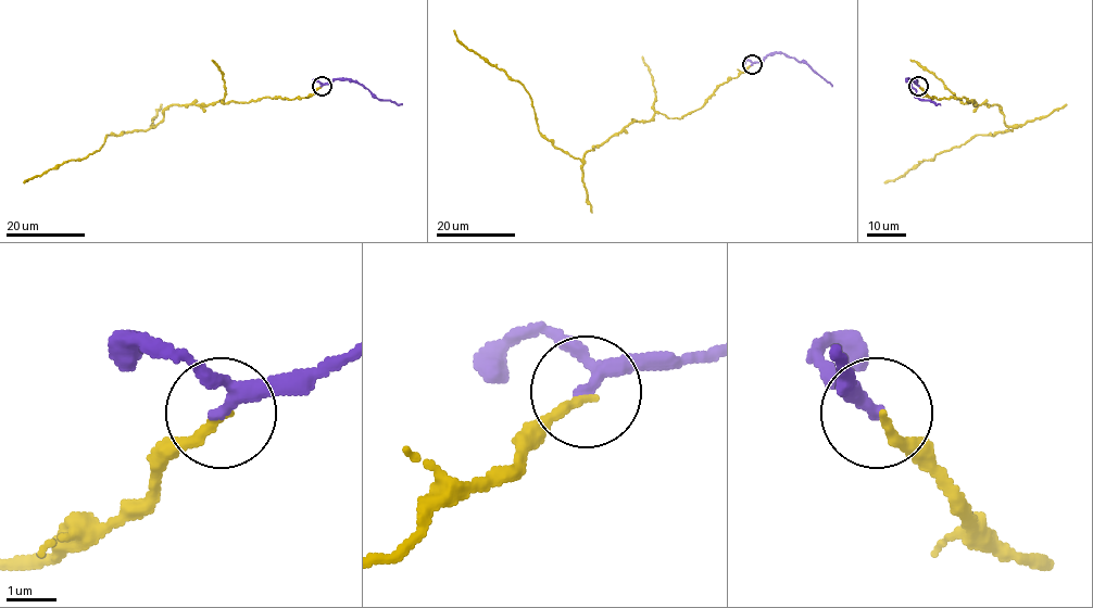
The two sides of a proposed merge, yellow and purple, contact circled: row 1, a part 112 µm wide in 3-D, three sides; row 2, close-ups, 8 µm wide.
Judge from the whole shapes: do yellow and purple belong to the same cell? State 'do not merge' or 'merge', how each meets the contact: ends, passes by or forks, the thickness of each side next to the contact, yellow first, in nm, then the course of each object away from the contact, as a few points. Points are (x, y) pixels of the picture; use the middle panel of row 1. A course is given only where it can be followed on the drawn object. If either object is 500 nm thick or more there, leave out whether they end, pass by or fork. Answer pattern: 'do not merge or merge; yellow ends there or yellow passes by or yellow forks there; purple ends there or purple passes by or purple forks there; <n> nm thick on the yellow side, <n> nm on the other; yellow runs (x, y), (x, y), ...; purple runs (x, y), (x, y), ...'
merge; yellow ends there; purple passes by; 190 nm thick on the yellow side, 240 nm on the other; yellow runs (751, 65), (699, 109), (629, 122), (579, 160), (539, 131), (525, 87), (454, 29); purple runs (751, 64), (761, 62), (768, 54), (781, 52), (803, 61), (831, 86)

